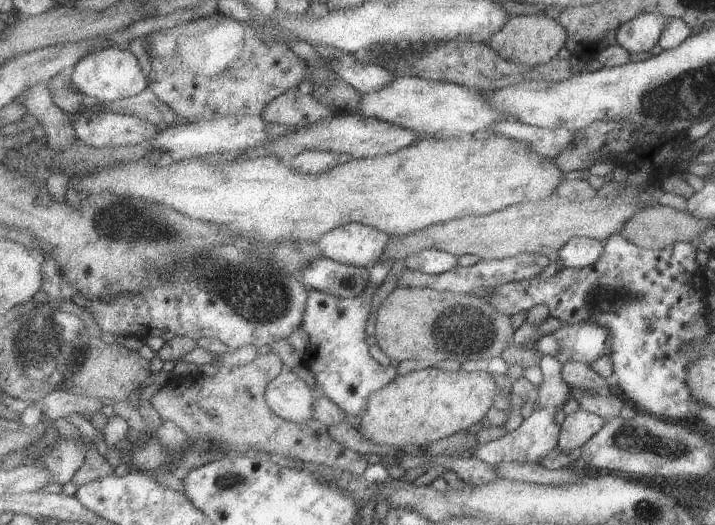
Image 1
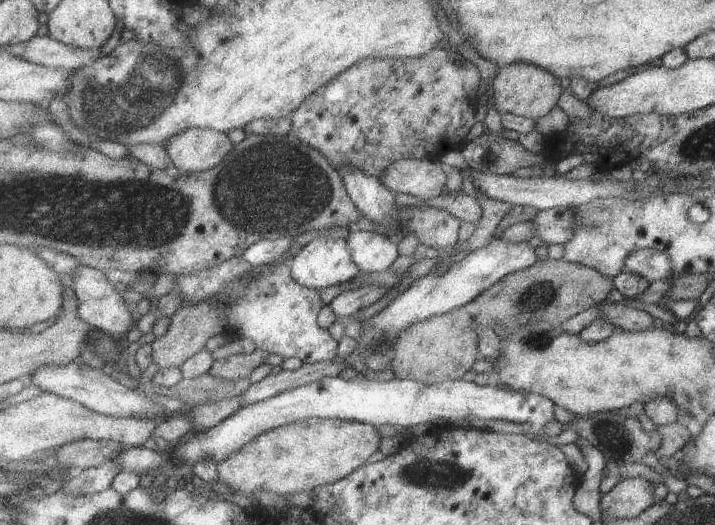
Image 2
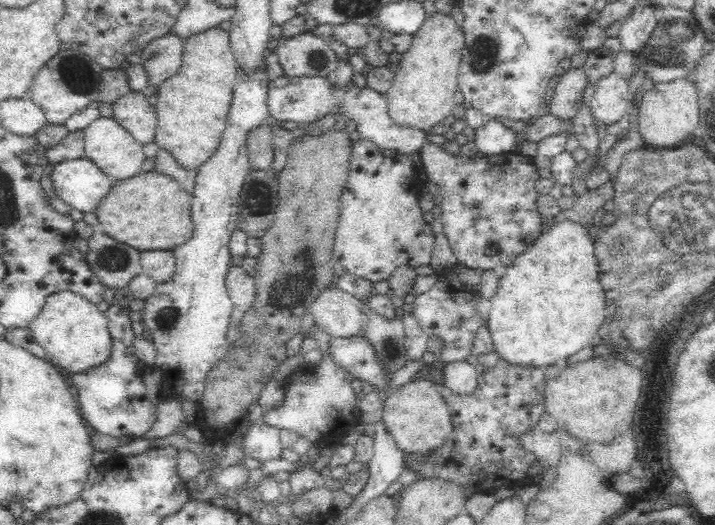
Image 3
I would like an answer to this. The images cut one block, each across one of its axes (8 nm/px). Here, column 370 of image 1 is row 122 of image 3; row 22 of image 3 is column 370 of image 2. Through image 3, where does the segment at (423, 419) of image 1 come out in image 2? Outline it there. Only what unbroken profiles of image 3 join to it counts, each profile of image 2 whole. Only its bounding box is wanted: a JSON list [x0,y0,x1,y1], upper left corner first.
[218,417,381,496]

